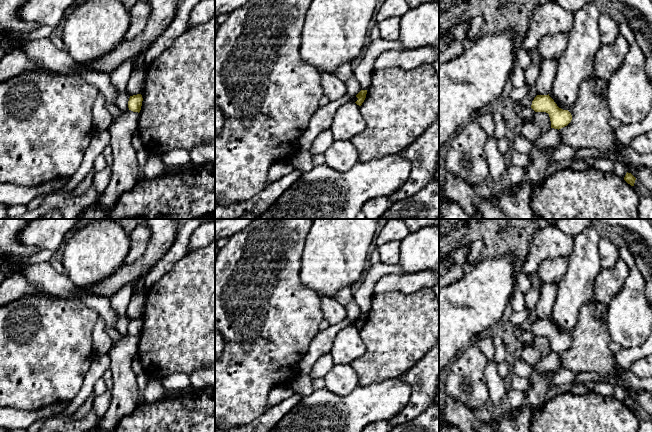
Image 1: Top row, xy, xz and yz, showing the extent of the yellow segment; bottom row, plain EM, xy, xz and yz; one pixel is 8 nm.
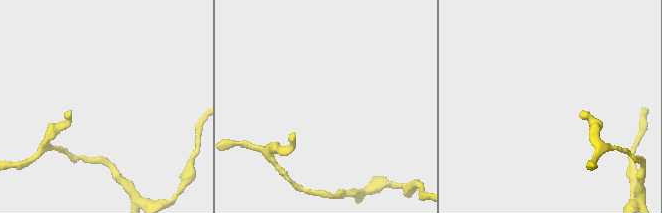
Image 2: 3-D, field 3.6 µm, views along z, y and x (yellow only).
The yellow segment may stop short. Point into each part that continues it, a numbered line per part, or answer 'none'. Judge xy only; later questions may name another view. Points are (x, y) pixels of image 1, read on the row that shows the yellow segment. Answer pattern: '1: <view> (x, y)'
none

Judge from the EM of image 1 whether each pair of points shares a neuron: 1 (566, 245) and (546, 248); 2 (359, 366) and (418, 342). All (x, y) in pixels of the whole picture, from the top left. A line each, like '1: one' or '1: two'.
1: one
2: one

